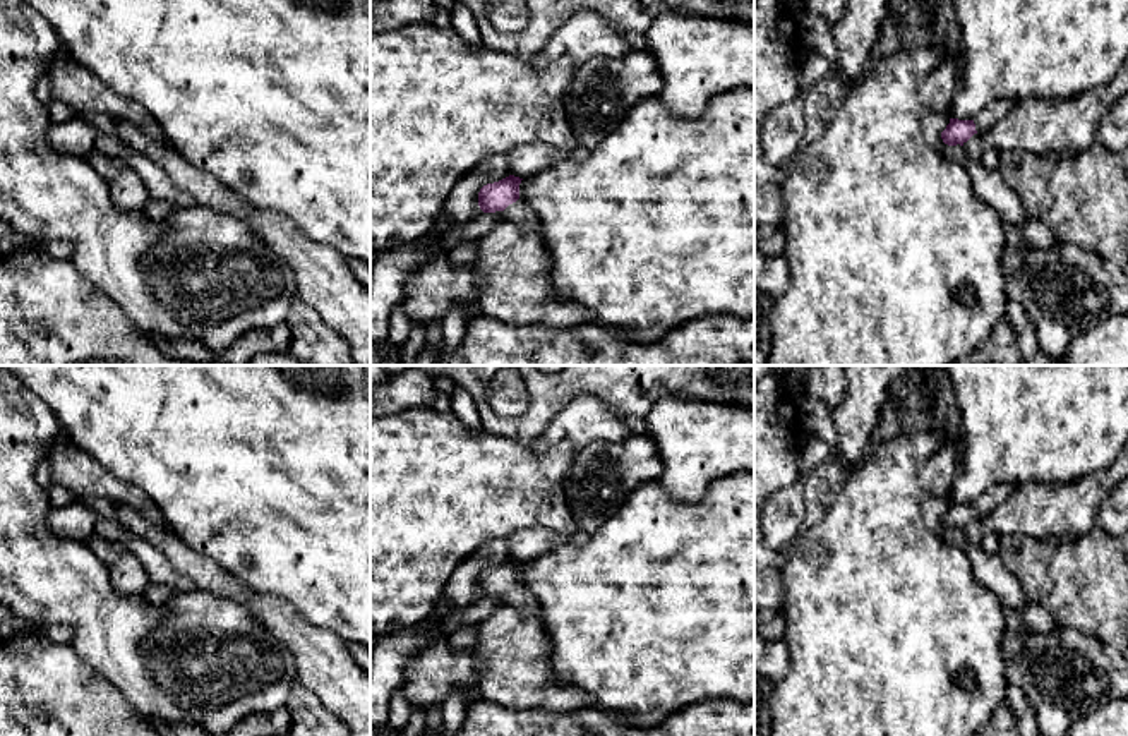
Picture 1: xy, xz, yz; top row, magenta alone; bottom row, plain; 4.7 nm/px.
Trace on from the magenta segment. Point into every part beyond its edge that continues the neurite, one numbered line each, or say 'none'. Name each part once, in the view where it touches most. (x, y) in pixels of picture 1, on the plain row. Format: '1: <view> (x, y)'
1: xz (520, 597)

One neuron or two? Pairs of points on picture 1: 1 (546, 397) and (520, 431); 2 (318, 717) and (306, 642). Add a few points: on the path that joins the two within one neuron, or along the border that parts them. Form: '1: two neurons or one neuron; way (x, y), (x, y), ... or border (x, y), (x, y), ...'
1: one neuron; way (544, 405), (528, 422)
2: two neurons; border (299, 681), (338, 717)

